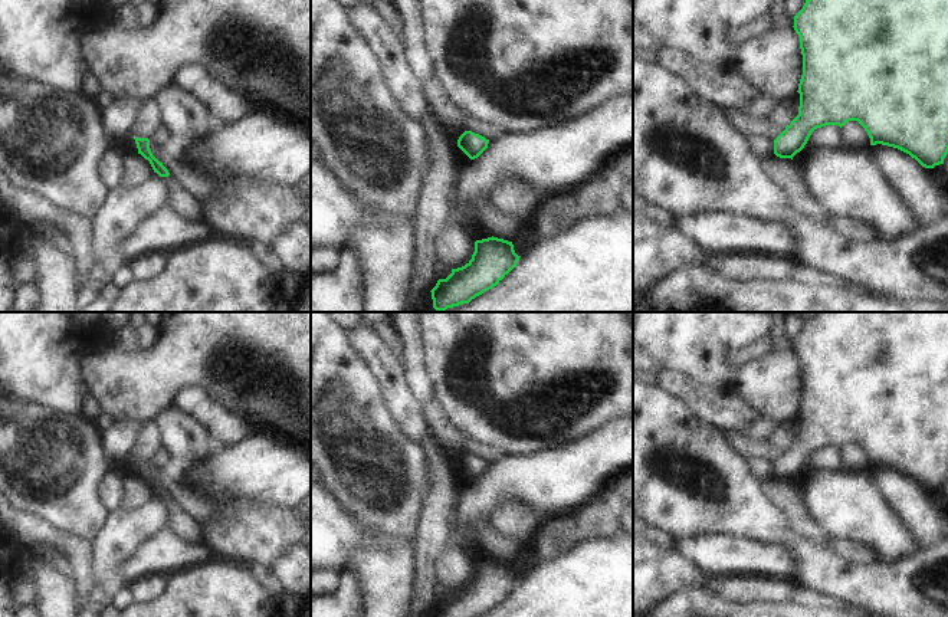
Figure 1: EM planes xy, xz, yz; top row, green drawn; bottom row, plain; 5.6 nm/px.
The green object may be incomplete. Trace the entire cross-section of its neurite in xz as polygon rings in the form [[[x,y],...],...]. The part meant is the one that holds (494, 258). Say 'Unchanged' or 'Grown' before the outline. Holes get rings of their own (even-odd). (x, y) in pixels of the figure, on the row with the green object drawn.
Unchanged. [[[493,236],[476,240],[472,259],[465,266],[452,269],[452,273],[439,279],[430,291],[433,308],[442,312],[469,303],[496,286],[516,266],[519,257],[512,242]]]

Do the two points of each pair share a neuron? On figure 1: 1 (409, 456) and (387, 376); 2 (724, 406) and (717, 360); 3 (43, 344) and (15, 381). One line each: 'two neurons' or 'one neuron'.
1: two neurons
2: two neurons
3: one neuron

